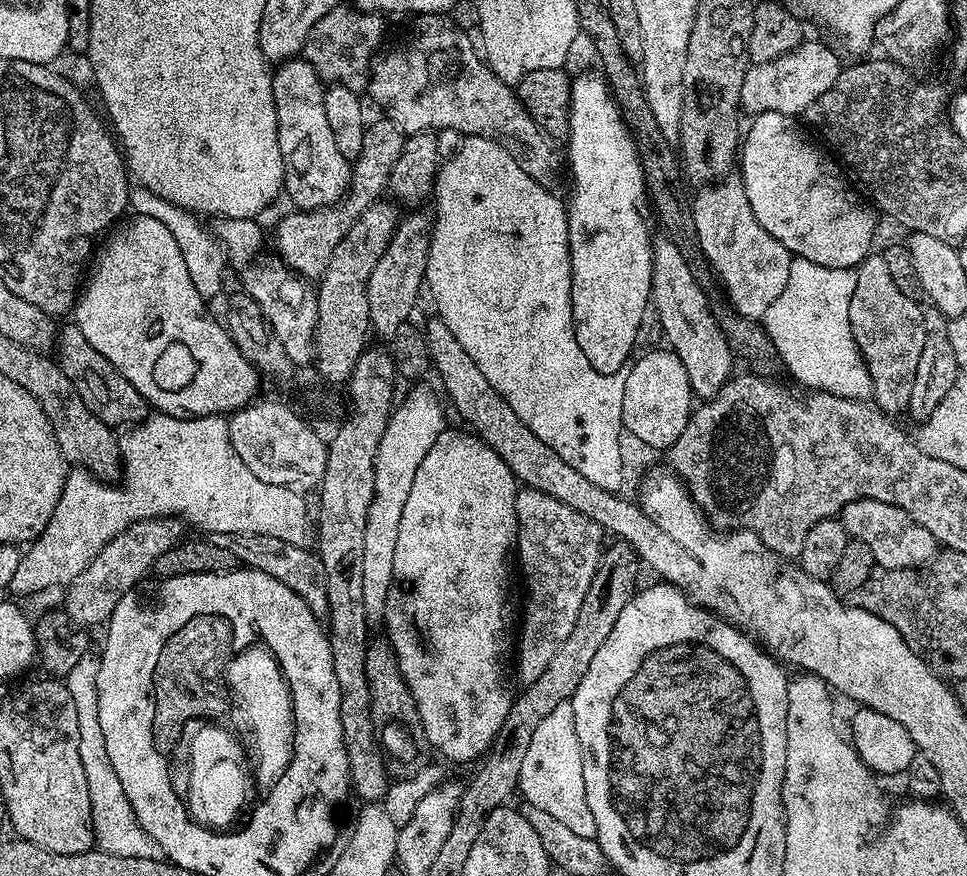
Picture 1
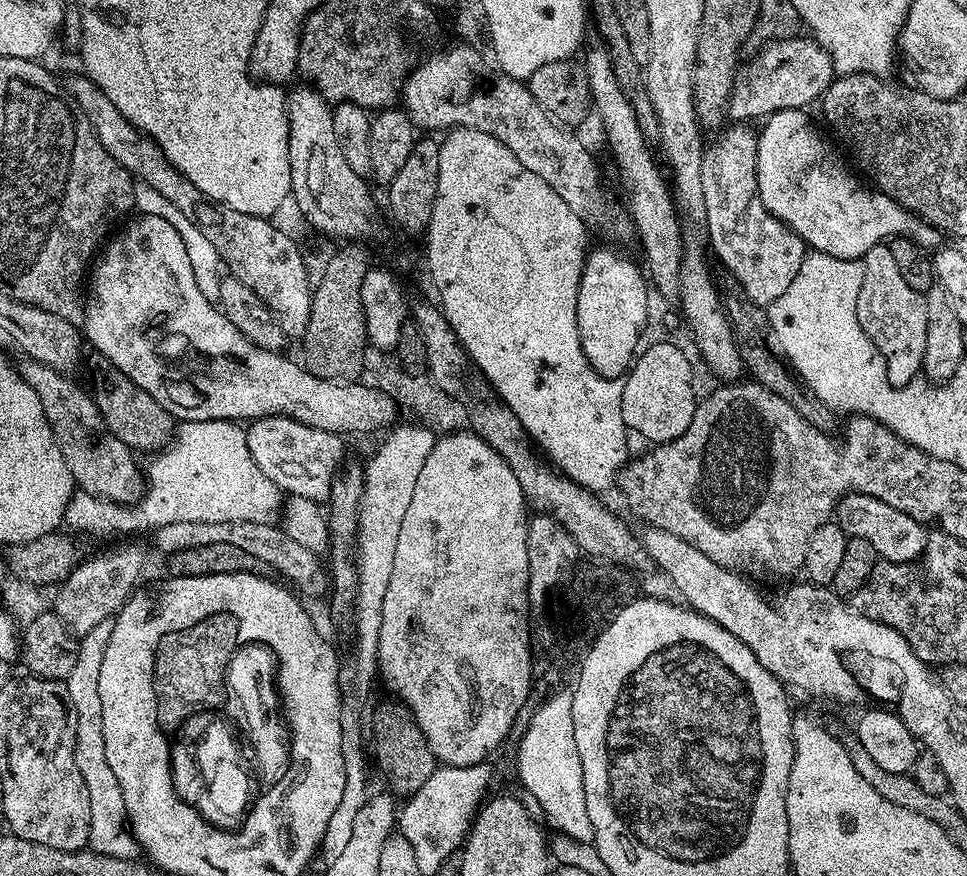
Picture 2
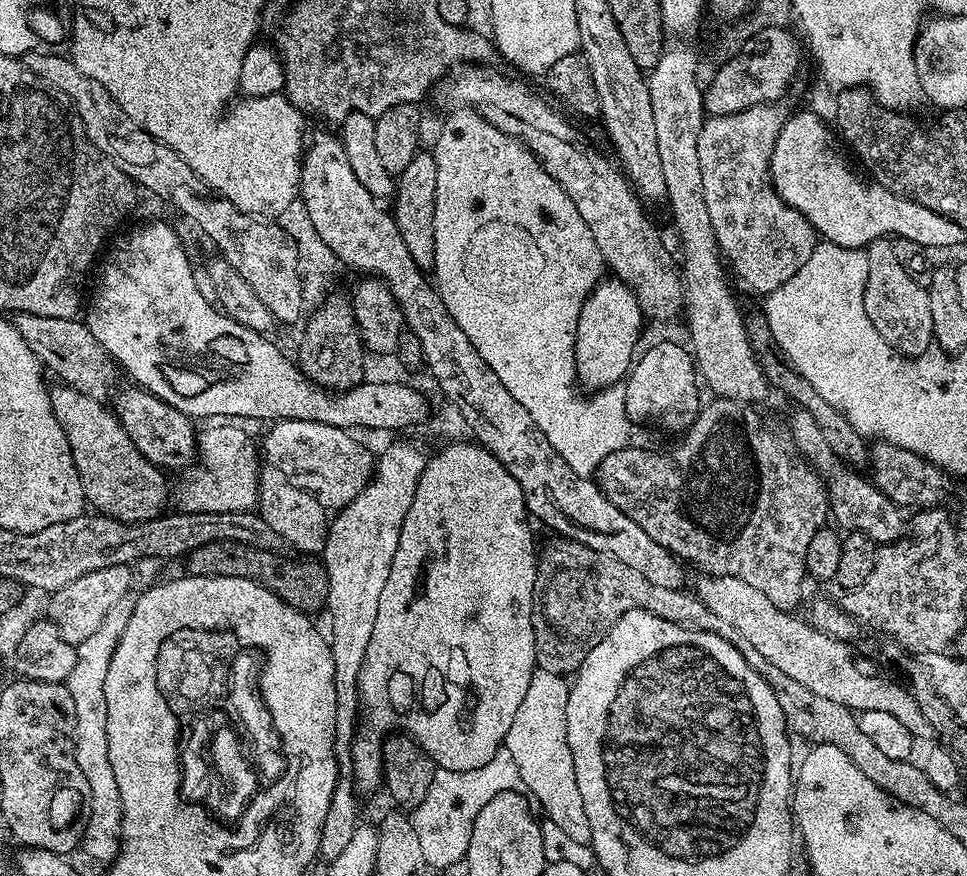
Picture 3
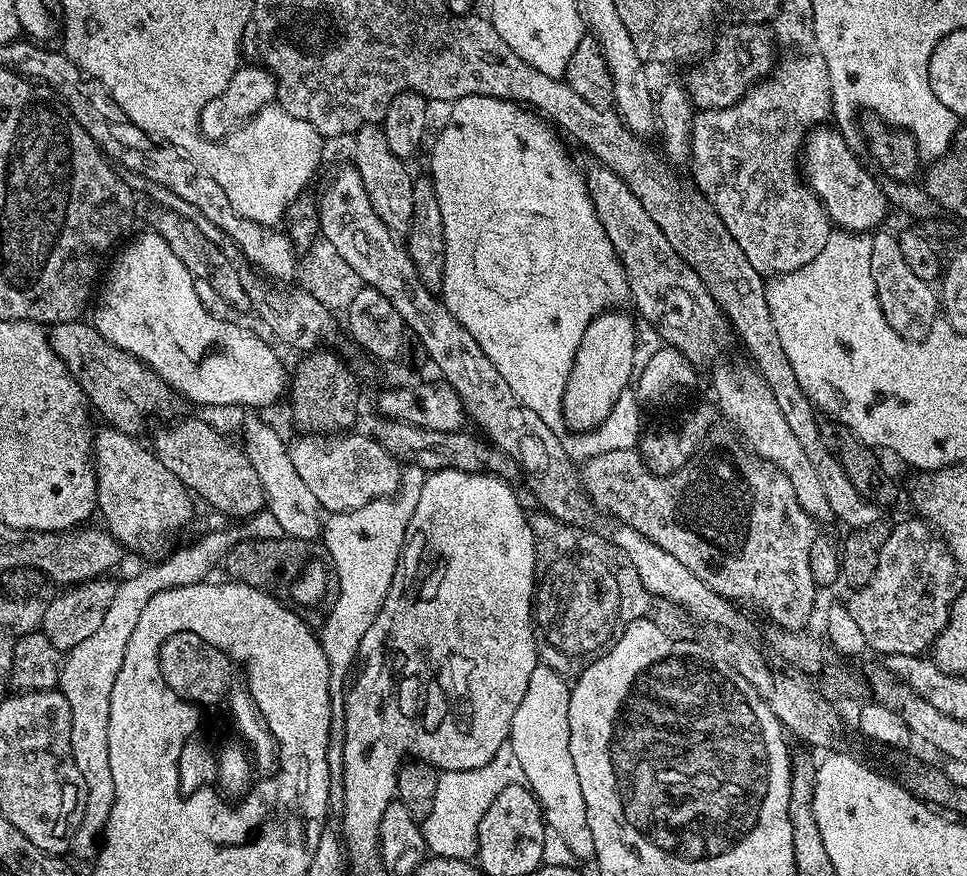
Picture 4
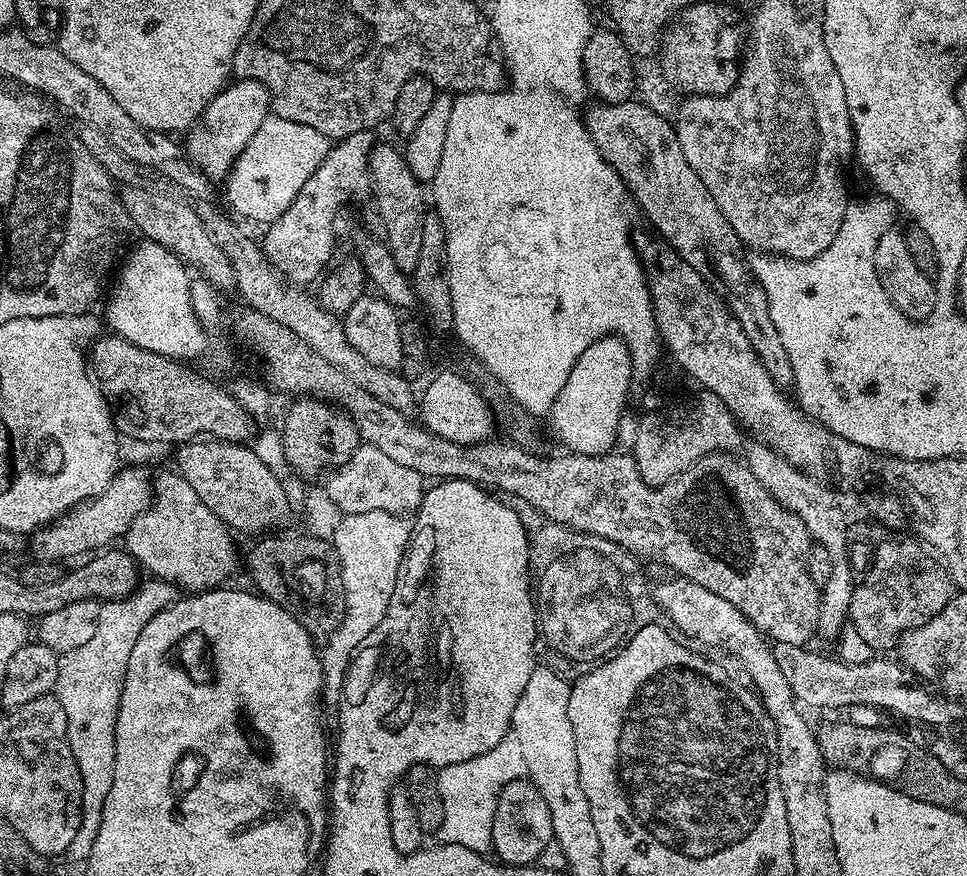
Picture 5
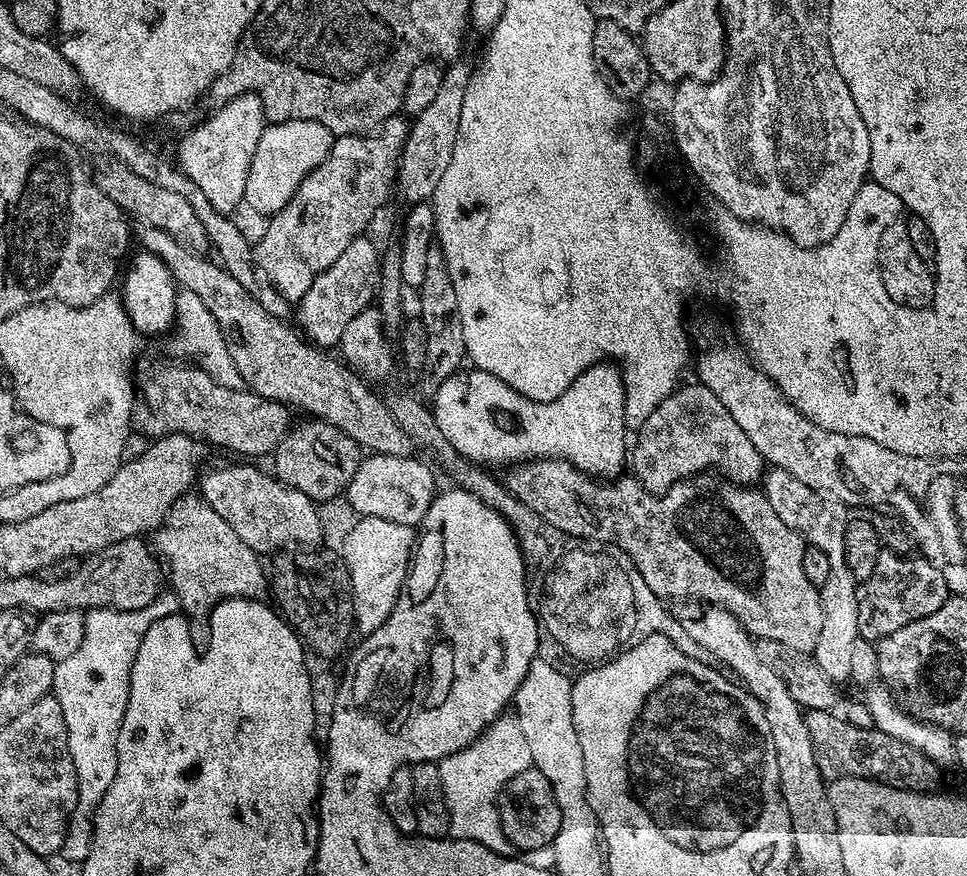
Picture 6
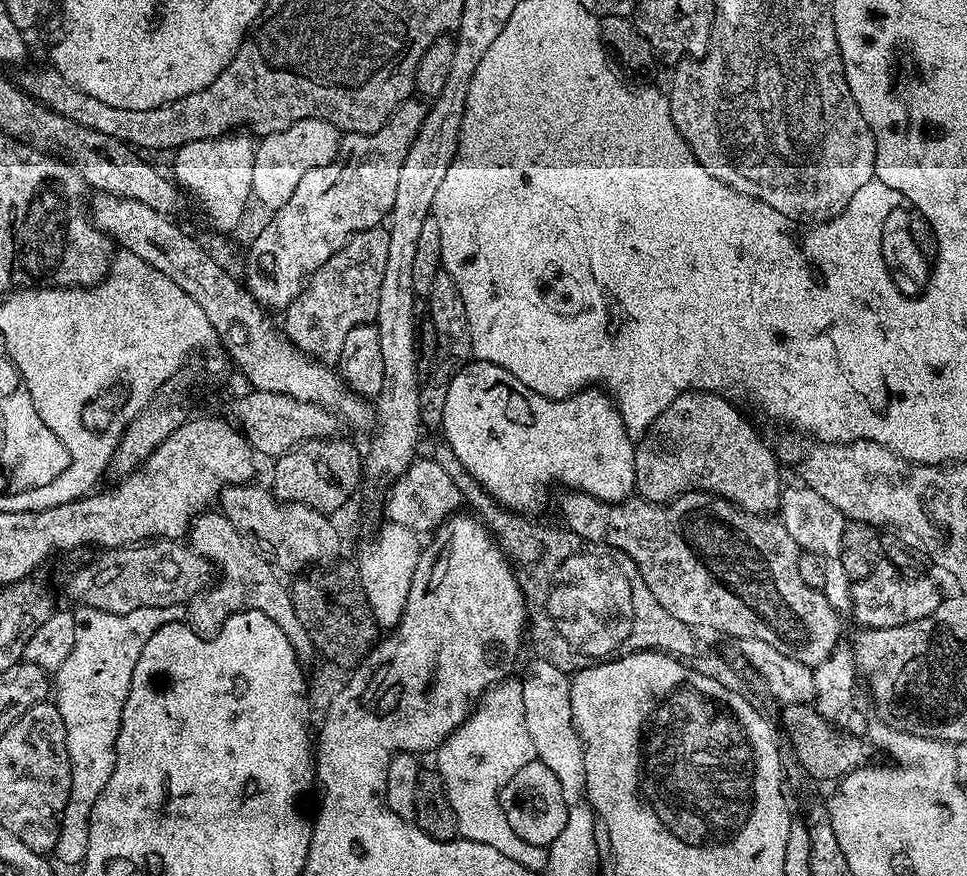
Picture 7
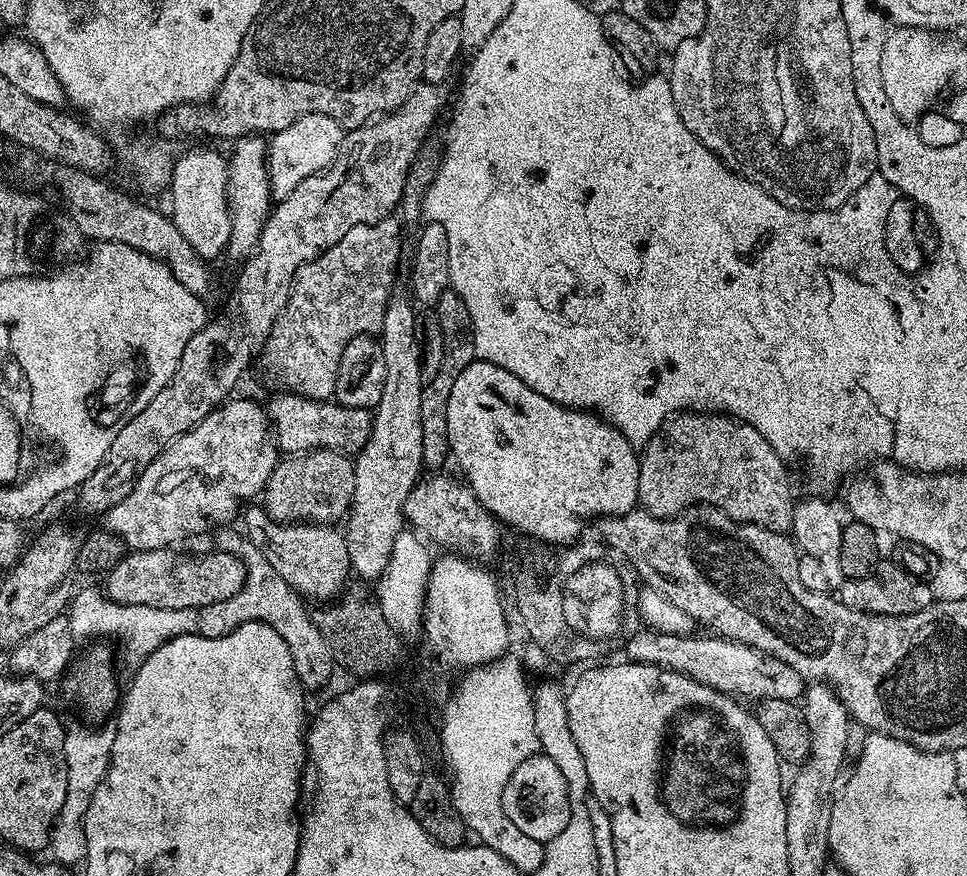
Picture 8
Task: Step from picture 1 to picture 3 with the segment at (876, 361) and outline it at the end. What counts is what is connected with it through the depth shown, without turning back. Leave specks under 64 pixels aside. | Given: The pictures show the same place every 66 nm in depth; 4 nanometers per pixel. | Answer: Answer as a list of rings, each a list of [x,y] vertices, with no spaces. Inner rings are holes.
[[[885,238],[869,244],[868,281],[864,291],[864,309],[878,334],[901,357],[915,358],[923,356],[933,347],[932,327],[934,318],[930,318],[930,298],[927,287],[917,282],[898,262],[894,255],[892,240]]]

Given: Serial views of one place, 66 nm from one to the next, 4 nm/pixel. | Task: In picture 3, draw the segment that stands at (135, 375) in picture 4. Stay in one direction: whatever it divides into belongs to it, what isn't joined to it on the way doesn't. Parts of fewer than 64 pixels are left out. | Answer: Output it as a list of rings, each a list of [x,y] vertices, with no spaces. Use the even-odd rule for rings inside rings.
[[[21,312],[15,317],[14,323],[18,334],[26,338],[26,344],[30,346],[37,360],[49,373],[52,371],[57,376],[57,381],[68,384],[90,398],[107,401],[108,391],[116,380],[118,365],[98,342],[98,338],[90,334],[83,319],[42,318],[38,314]]]

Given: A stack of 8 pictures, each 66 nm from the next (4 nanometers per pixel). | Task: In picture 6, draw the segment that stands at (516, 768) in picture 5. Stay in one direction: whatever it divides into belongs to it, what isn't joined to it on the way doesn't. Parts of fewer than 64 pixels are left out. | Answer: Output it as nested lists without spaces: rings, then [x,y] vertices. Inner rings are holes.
[[[512,714],[499,716],[470,747],[444,757],[439,761],[439,766],[442,774],[442,790],[450,814],[451,835],[457,840],[478,842],[482,846],[494,850],[497,856],[512,856],[514,852],[512,843],[506,838],[504,828],[500,825],[498,797],[500,791],[506,786],[506,782],[510,782],[510,778],[522,774],[527,768],[532,767],[530,746],[526,746],[526,738],[522,734],[520,721]]]

